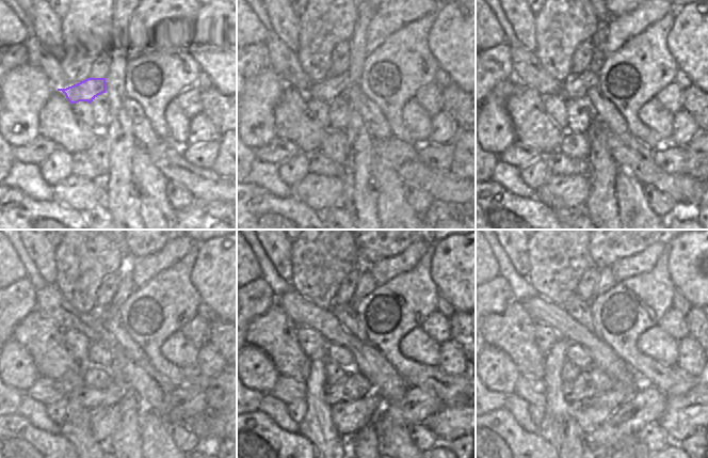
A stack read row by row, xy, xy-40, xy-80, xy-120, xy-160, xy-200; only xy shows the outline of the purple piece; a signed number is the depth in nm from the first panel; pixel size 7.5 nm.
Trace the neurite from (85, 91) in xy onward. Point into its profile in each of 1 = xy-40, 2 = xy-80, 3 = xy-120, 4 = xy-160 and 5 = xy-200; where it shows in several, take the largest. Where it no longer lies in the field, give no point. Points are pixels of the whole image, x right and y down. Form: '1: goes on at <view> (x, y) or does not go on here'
1: goes on at xy-40 (326, 90)
2: goes on at xy-80 (575, 87)
3: goes on at xy-120 (126, 286)
4: goes on at xy-160 (366, 284)
5: goes on at xy-200 (607, 281)

